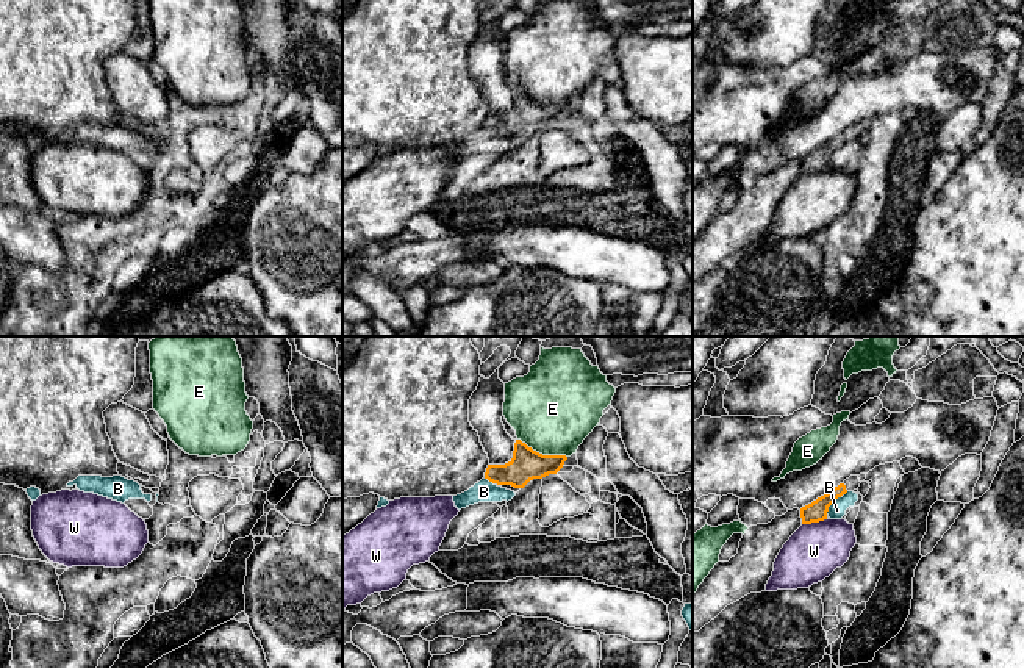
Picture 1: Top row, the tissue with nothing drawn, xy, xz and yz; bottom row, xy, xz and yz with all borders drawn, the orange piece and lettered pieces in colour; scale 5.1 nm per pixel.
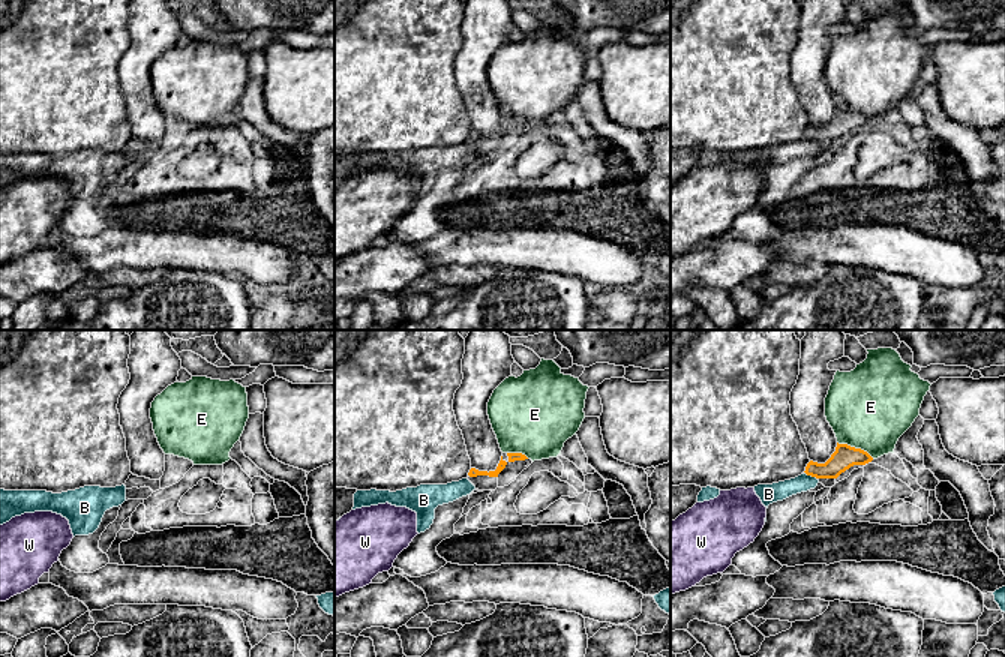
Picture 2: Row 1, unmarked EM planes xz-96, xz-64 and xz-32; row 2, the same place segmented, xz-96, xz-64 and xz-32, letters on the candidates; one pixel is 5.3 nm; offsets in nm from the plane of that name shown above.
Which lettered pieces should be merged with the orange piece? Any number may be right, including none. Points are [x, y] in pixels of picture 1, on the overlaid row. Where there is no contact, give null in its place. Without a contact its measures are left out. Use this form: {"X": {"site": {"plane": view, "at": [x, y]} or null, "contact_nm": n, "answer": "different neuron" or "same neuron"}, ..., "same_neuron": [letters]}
{"B": {"site": {"plane": "yz", "at": [830, 504]}, "contact_nm": 120, "answer": "different neuron"}, "E": {"site": {"plane": "xz", "at": [541, 454]}, "contact_nm": 280, "answer": "different neuron"}, "W": {"site": {"plane": "yz", "at": [813, 521]}, "contact_nm": 130, "answer": "different neuron"}, "same_neuron": []}

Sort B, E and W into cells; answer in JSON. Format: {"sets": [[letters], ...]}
{"sets": [["B"], ["E"], ["W"]]}

